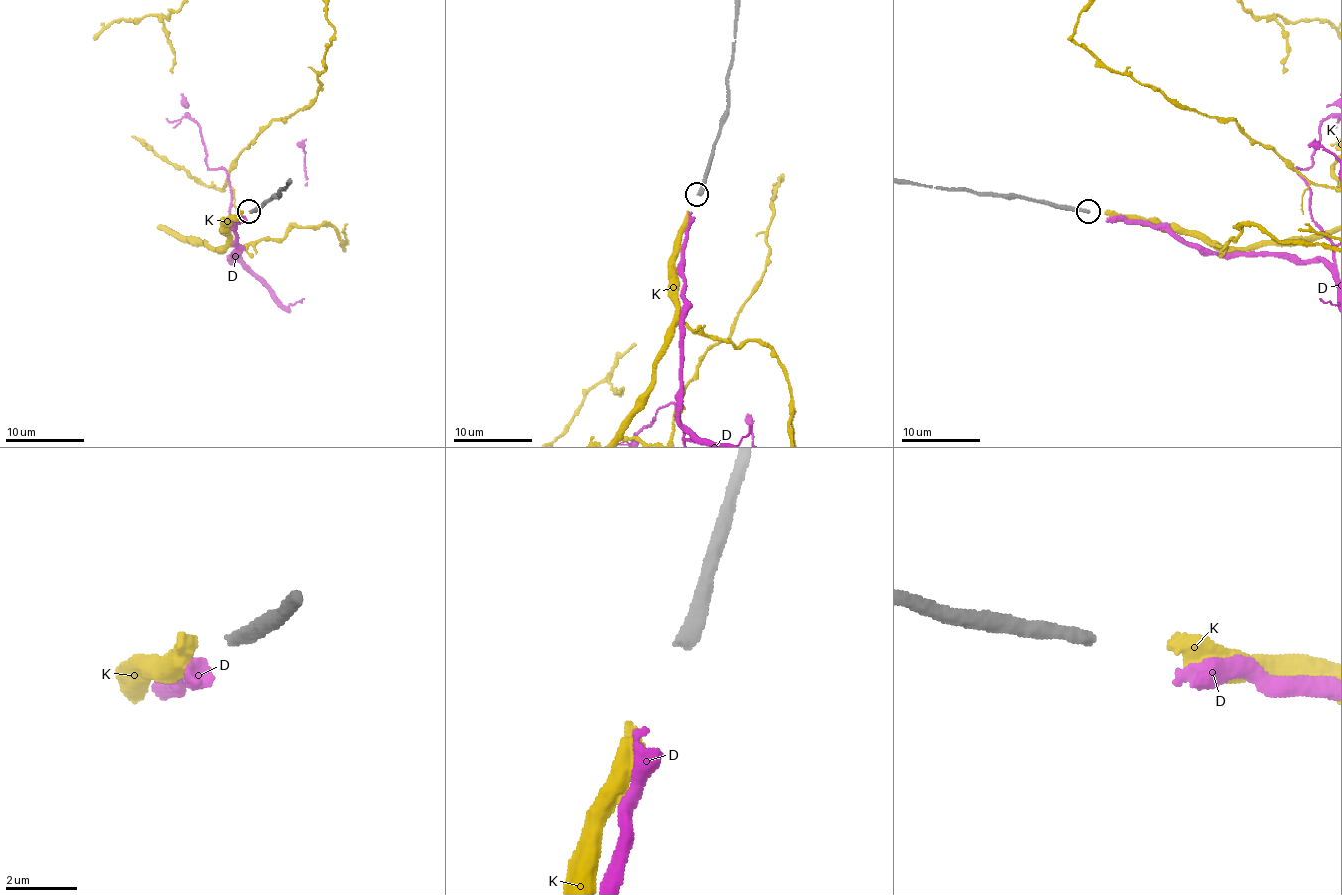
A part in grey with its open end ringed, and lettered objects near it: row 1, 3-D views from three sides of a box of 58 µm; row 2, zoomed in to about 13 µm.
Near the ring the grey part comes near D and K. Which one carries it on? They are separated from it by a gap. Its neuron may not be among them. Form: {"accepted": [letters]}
{"accepted": ["D"]}

